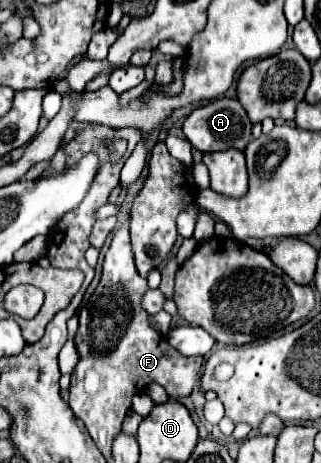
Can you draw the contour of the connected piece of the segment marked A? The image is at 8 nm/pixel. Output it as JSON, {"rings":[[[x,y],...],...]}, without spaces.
{"rings":[[[228,97],[214,99],[208,105],[202,105],[202,107],[194,109],[182,125],[182,131],[184,131],[186,139],[192,143],[192,147],[196,147],[202,153],[226,151],[230,147],[234,147],[238,151],[244,151],[248,141],[250,141],[250,129],[252,129],[252,123],[250,123],[244,107],[240,105],[240,101],[238,99],[228,99]]]}

